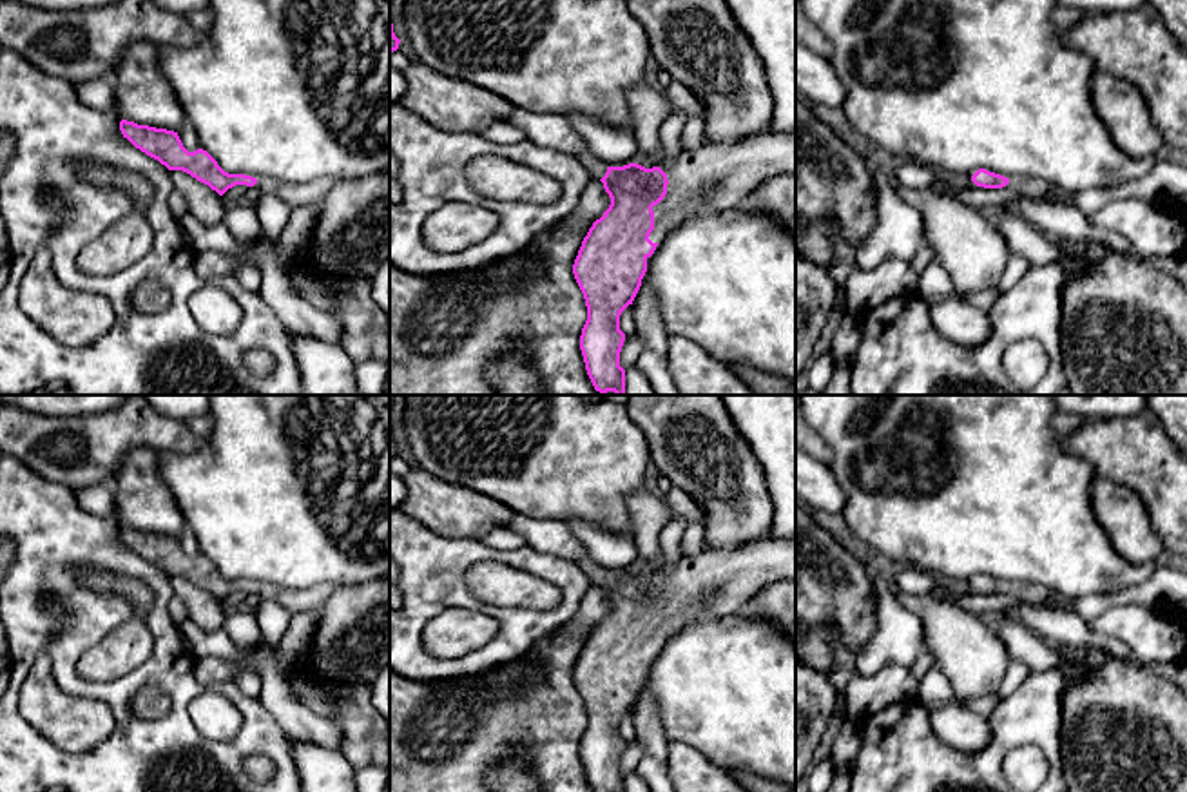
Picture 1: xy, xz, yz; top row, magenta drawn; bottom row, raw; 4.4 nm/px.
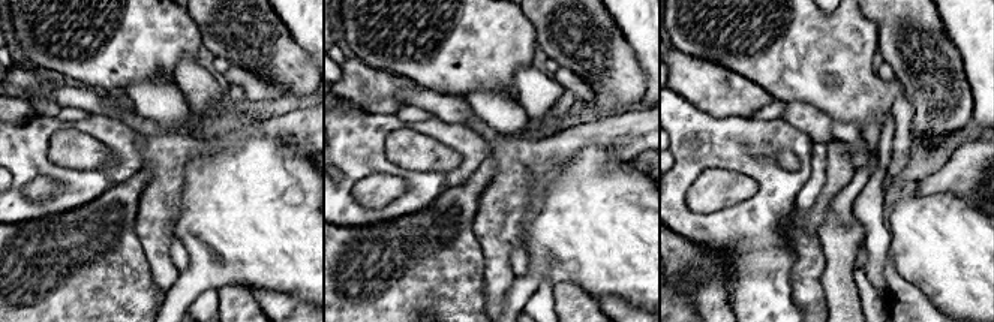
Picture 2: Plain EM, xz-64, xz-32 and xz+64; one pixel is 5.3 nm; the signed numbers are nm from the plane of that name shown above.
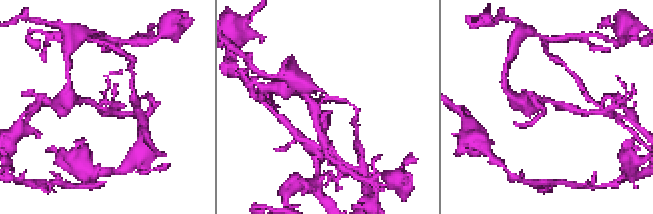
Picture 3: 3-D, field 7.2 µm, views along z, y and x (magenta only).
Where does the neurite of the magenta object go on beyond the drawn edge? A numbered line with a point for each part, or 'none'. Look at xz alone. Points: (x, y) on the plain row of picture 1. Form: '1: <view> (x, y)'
1: xz (734, 575)

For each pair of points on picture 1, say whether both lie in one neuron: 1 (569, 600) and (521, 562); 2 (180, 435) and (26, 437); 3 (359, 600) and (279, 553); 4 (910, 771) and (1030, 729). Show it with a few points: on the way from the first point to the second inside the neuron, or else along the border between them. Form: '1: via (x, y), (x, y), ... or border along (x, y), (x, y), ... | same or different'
1: via (566, 586), (546, 566), (535, 562) | same
2: via (142, 435), (64, 437) | same
3: border along (370, 580), (336, 588) | different
4: via (939, 771), (975, 771), (1001, 745) | same

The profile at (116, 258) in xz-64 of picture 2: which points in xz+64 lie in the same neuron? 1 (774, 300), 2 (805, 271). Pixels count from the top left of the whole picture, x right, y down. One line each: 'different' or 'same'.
1: different
2: same

